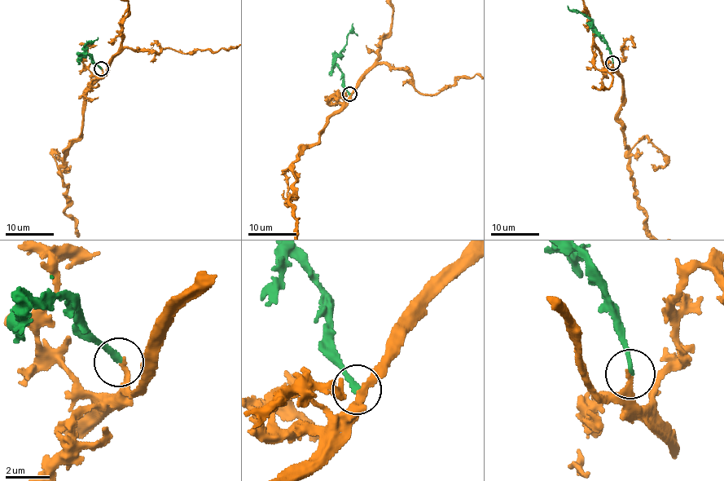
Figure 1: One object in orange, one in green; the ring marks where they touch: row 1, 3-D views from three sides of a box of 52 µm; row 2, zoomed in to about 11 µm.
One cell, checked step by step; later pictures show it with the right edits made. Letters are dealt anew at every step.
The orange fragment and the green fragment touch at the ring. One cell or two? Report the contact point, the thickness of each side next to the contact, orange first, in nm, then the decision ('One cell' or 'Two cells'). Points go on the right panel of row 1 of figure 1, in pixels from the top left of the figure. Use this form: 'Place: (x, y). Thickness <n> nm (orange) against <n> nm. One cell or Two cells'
Place: (612, 63). Thickness 240 nm (orange) against 240 nm. One cell

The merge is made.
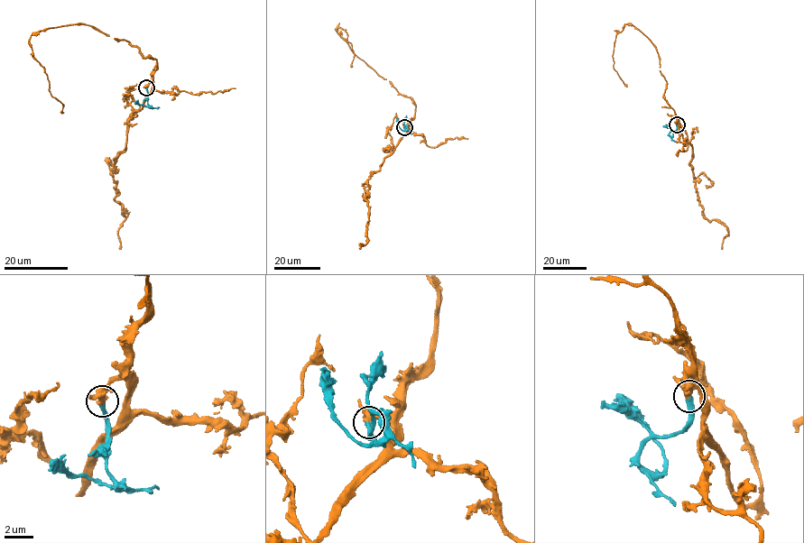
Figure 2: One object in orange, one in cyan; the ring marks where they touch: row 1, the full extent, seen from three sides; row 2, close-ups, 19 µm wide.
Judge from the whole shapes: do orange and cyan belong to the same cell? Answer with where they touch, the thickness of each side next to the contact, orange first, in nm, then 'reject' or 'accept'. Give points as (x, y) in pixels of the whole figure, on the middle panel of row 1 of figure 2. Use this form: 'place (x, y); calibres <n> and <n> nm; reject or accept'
place (404, 127); calibres 360 and 320 nm; accept

